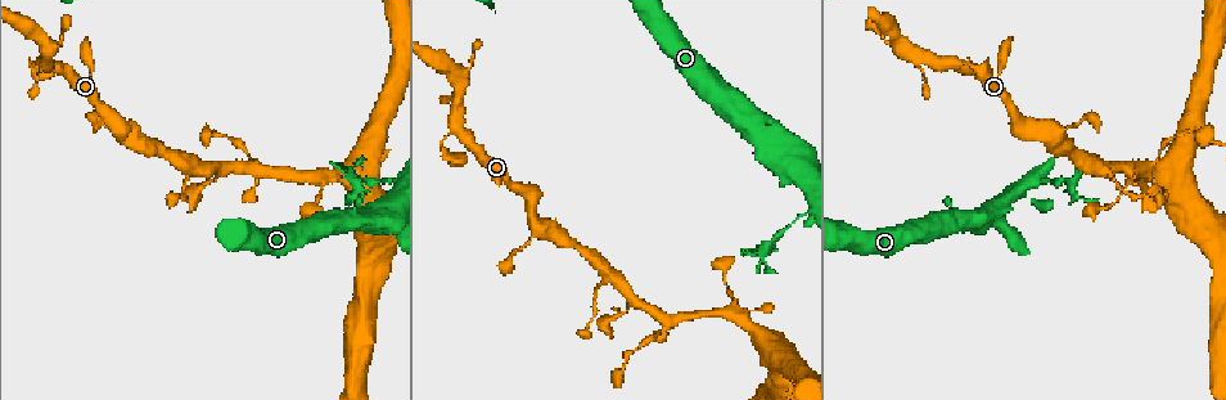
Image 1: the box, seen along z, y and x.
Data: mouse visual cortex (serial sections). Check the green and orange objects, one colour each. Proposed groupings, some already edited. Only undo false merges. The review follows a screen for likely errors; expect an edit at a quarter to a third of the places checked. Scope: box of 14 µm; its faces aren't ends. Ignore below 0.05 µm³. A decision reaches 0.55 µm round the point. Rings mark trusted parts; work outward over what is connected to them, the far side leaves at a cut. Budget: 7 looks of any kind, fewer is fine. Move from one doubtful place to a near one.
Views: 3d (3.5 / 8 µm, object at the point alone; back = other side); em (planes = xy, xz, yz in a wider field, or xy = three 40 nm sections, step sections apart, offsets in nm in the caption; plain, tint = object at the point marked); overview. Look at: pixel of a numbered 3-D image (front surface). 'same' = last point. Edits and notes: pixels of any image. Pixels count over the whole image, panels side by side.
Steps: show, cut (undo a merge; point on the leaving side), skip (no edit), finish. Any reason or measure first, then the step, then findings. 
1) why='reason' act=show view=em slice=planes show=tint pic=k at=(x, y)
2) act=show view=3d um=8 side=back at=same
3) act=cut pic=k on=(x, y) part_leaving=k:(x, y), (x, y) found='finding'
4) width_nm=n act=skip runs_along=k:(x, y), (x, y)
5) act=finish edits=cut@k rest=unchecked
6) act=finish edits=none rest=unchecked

why='side arm on a straight run' act=show view=3d um=3.5 pic=1 at=(1108, 168)

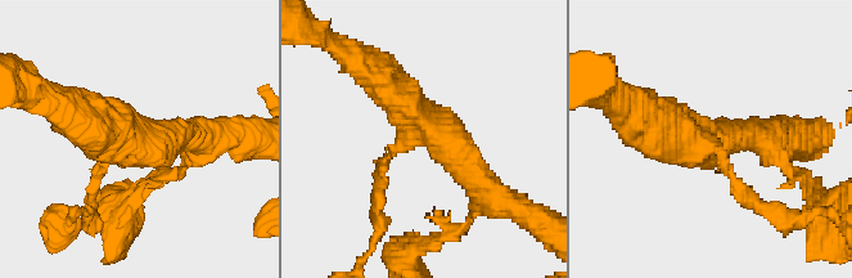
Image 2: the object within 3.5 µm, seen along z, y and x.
act=show view=em slice=xy step=3 show=tint pic=2 at=(405, 140)

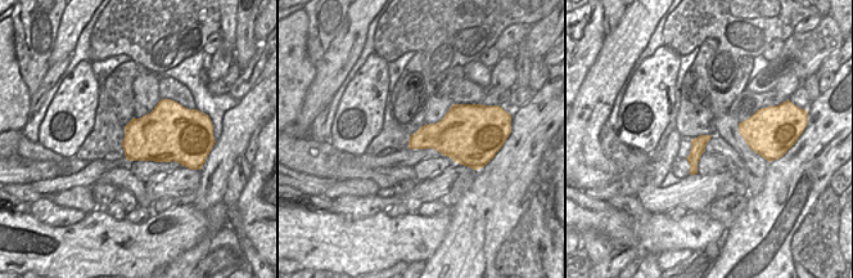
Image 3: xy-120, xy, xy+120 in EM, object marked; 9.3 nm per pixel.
why='cut it another way' act=show view=em slice=xy step=5 show=tint at=same

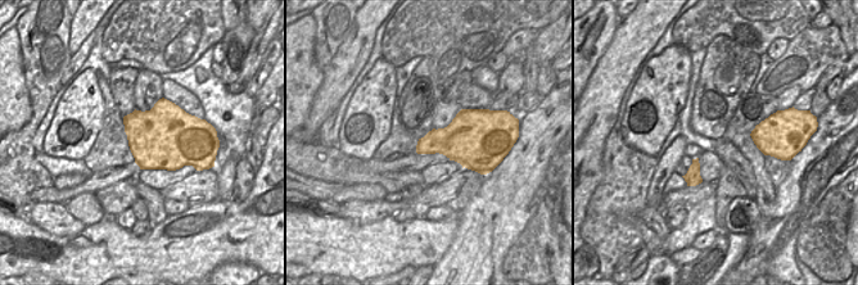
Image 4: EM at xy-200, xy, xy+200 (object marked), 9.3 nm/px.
width_nm=320 act=skip runs_along=2:(364, 66), (482, 184) found='continuous, no second cell'

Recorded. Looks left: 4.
why='calibre changes' act=show view=3d um=8 pic=1 at=(919, 65)

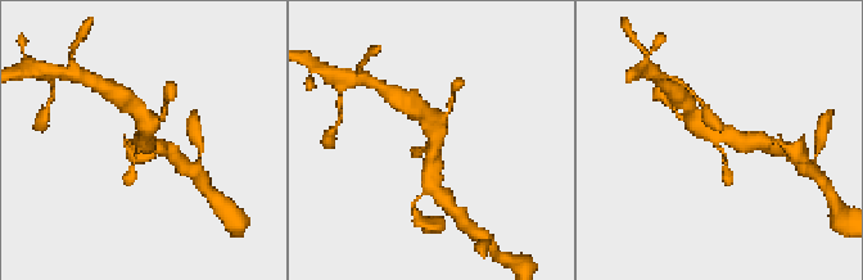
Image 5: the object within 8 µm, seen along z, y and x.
why='shape alone is not enough' act=show view=em slice=xy step=3 show=tint pic=5 at=(141, 141)

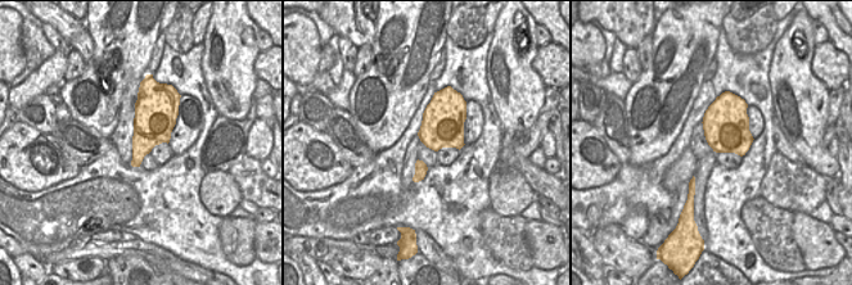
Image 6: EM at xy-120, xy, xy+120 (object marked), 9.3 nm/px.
act=skip runs_along=5:(746, 143), (718, 136), (727, 176) found='continuous, no second cell'

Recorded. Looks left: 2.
act=finish edits=none rest=unchecked

